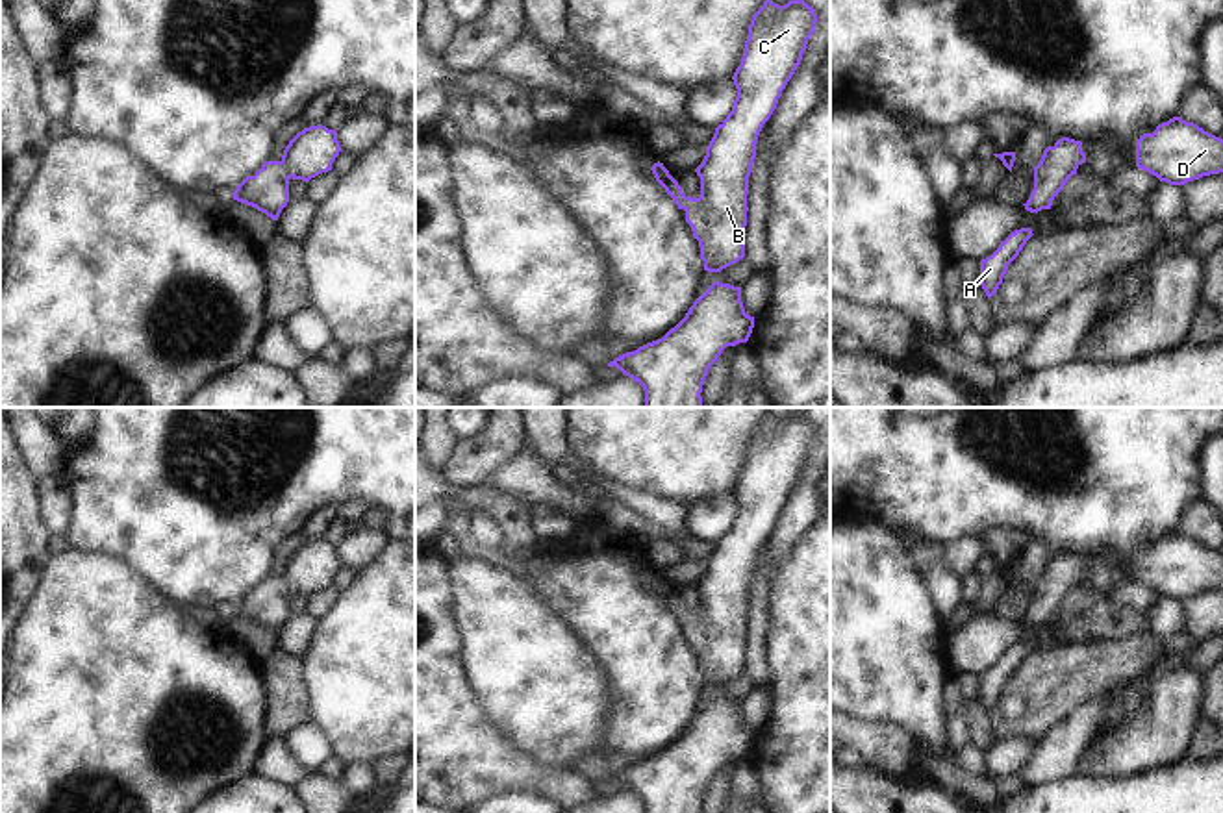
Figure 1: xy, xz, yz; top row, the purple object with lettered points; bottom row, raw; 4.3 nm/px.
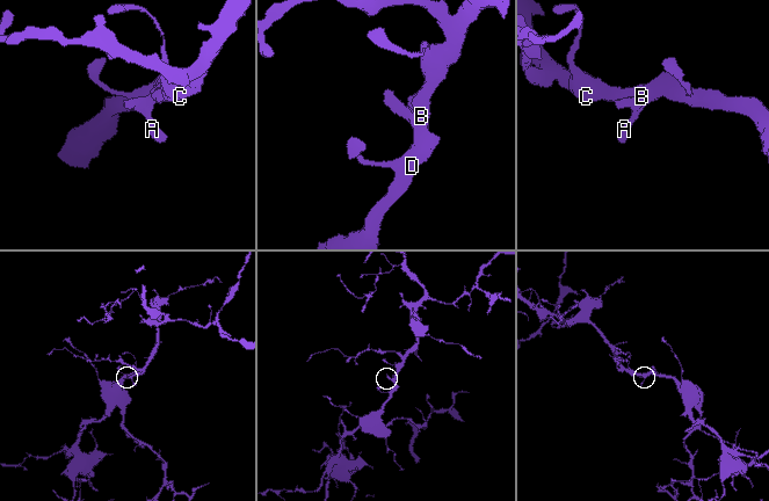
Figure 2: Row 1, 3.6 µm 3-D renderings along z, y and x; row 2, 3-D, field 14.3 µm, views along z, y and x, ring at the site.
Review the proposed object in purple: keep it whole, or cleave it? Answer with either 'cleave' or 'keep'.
keep

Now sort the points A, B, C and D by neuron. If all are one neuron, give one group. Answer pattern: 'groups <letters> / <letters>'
groups A B C D

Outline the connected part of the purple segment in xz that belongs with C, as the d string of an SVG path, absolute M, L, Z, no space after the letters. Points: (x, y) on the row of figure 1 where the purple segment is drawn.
M765 0L752 15L741 65L732 76L738 89L734 107L695 169L699 198L686 196L663 163L650 167L656 181L686 211L708 272L721 272L745 257L749 176L758 135L801 65L815 22L817 15L804 0L784 6Z

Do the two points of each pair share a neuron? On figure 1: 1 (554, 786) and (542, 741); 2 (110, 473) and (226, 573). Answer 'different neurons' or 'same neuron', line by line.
1: different neurons
2: same neuron

